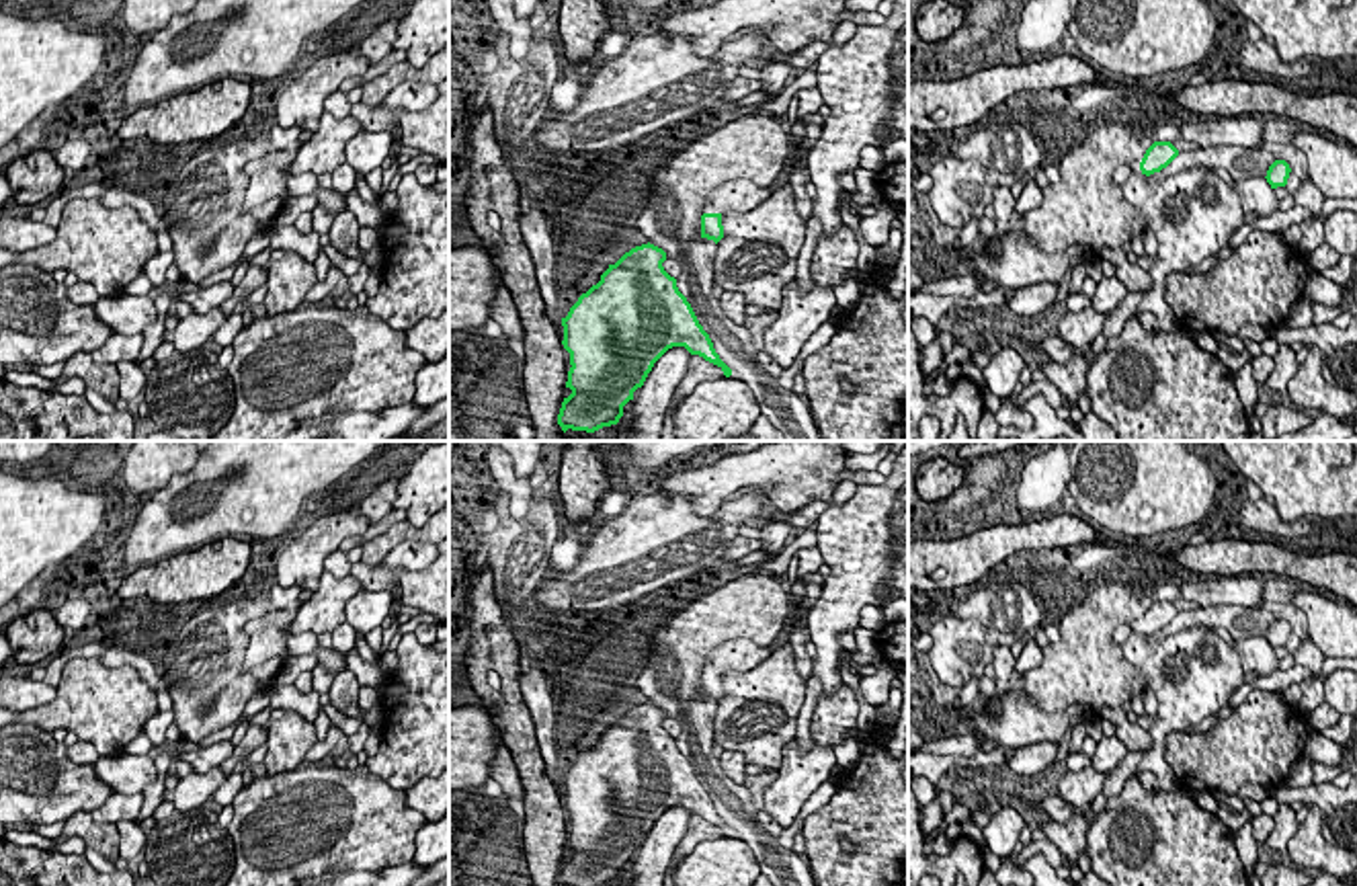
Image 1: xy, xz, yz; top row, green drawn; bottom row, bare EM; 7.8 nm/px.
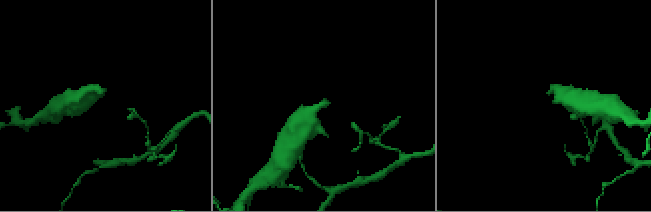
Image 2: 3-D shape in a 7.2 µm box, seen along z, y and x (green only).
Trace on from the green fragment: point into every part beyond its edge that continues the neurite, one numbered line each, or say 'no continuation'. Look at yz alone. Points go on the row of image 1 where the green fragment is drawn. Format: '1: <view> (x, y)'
1: yz (1122, 173)

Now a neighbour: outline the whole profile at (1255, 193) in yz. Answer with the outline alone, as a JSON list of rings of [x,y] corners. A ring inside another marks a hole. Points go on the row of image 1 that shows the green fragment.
[[[1265,176],[1234,180],[1234,191],[1240,199],[1244,213],[1271,217],[1279,209],[1279,199],[1275,197]]]

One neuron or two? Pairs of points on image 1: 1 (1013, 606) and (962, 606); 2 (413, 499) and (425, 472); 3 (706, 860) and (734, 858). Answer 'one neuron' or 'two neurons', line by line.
1: one neuron
2: one neuron
3: one neuron

